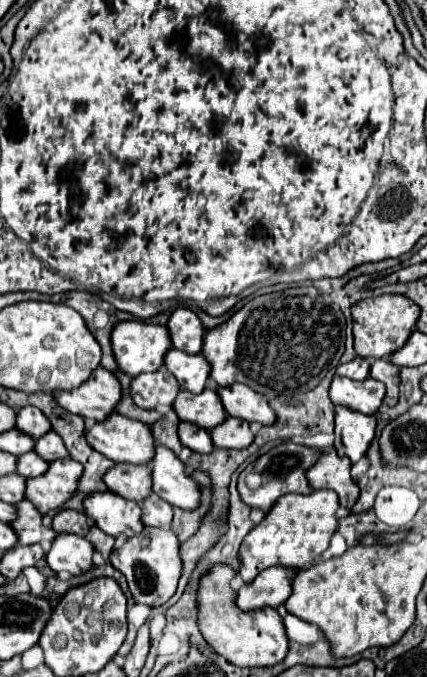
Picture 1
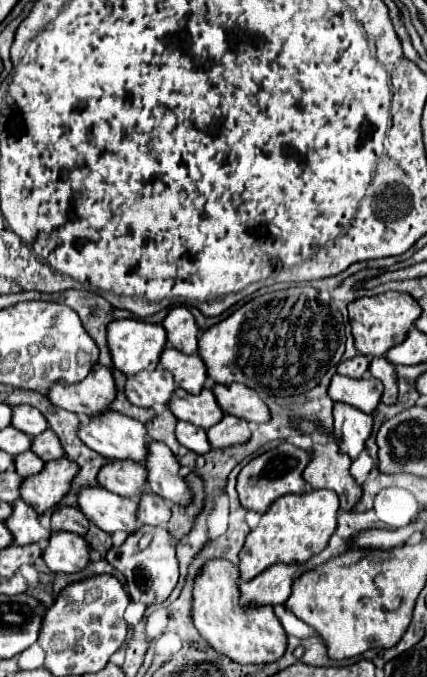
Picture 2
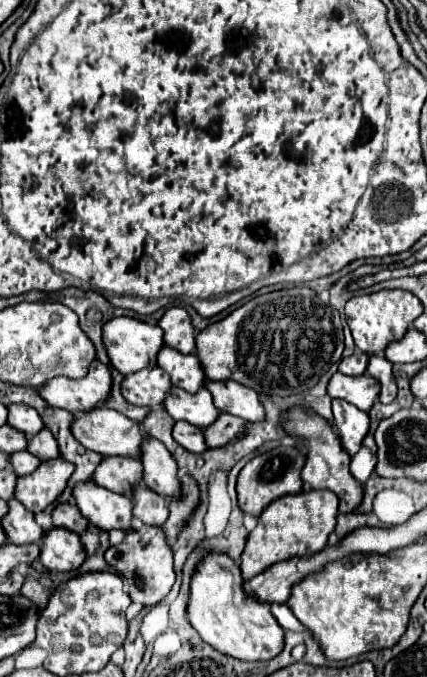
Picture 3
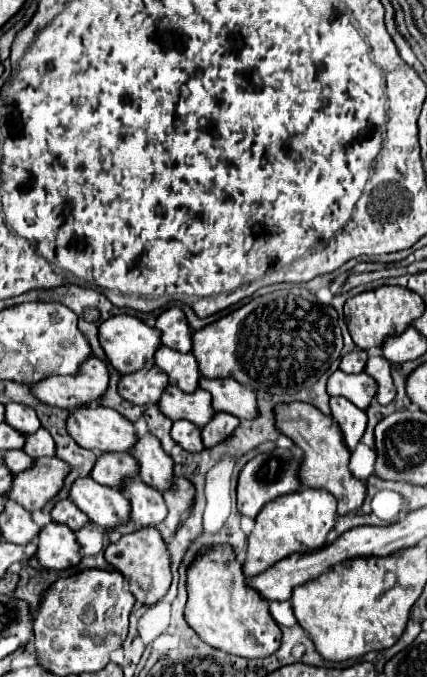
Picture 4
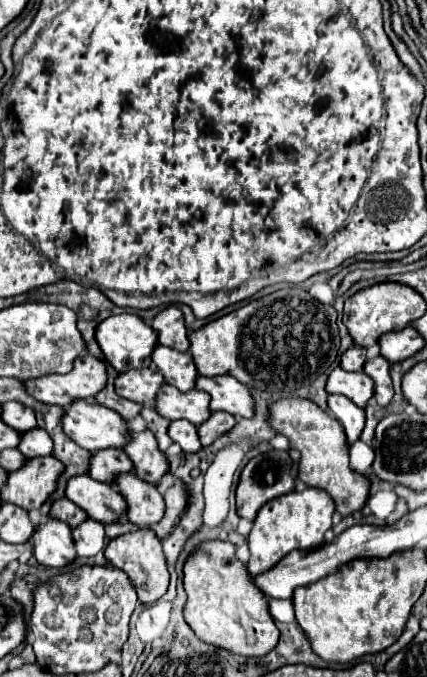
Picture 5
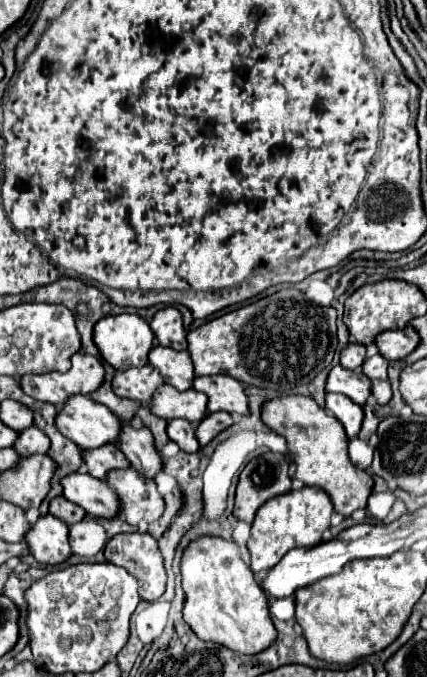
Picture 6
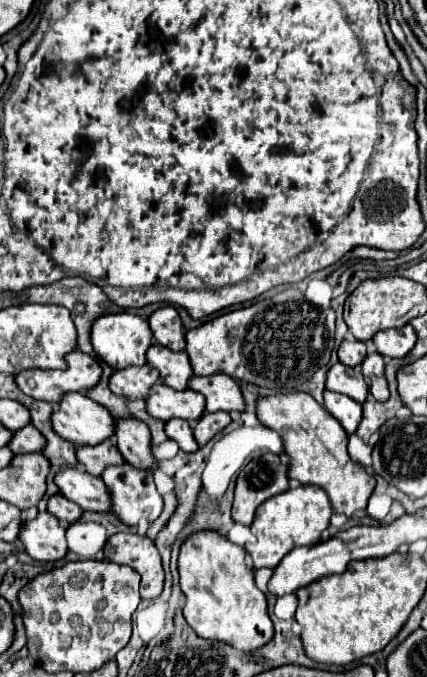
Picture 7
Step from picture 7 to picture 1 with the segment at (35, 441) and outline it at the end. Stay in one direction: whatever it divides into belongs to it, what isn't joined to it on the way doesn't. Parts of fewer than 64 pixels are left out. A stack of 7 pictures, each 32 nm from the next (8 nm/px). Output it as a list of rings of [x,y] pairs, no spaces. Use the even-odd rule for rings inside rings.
[[[48,432],[46,436],[36,440],[36,454],[40,454],[48,462],[68,458],[68,450],[56,432]]]

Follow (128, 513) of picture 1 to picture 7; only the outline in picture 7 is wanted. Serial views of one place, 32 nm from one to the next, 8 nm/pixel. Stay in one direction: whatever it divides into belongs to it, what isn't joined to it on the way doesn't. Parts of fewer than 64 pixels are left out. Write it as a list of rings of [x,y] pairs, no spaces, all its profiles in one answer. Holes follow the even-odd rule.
[[[66,468],[56,476],[56,484],[60,486],[62,496],[84,510],[112,514],[110,492],[106,490],[106,484],[102,484],[102,478],[96,478],[80,468]]]

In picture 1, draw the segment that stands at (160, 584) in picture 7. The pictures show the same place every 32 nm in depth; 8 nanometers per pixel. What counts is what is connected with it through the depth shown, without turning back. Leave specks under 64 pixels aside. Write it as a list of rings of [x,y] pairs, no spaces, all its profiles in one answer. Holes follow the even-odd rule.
[[[146,526],[142,534],[130,538],[122,550],[114,550],[114,554],[110,556],[110,564],[126,576],[128,588],[136,602],[146,606],[162,606],[174,596],[178,580],[182,576],[180,540],[170,528]]]

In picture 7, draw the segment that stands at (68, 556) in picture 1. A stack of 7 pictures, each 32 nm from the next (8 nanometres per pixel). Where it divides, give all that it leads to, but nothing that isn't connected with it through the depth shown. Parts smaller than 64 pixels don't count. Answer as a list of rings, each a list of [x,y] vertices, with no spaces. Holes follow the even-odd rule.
[[[40,512],[36,520],[28,520],[20,532],[26,552],[38,562],[58,562],[66,556],[66,526],[48,512]]]

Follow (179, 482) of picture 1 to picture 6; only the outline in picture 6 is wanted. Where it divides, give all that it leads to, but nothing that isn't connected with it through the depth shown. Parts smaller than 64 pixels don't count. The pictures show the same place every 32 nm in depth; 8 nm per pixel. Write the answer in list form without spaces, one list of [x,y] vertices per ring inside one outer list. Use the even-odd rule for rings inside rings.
[[[124,424],[120,448],[122,448],[124,456],[130,460],[132,468],[138,470],[138,474],[142,474],[144,478],[154,480],[156,474],[162,472],[164,464],[156,450],[154,436],[148,428],[134,430],[130,424]]]

